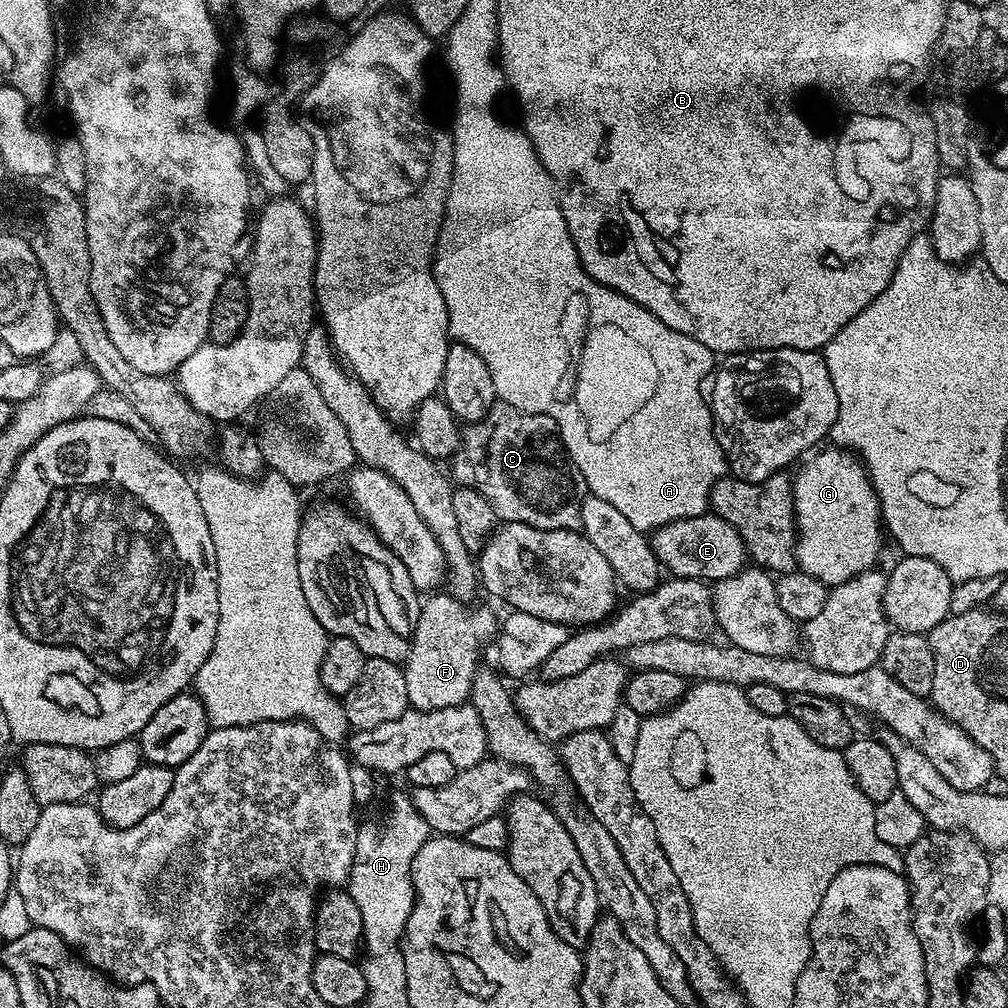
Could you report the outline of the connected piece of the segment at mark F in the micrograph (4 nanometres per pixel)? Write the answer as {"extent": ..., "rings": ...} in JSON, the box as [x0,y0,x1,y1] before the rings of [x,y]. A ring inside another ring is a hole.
{"extent":[403,594,498,712],"rings":[[[432,594],[427,597],[420,617],[415,617],[408,659],[403,665],[406,678],[408,702],[413,709],[433,712],[439,708],[449,708],[465,703],[472,695],[472,680],[476,677],[480,660],[480,647],[498,632],[498,616],[488,608],[468,608],[465,601],[456,600],[451,594]]]}

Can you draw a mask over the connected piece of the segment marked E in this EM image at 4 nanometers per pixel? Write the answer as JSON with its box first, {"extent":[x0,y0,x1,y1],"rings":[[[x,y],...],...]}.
{"extent":[650,514,746,582],"rings":[[[705,514],[694,518],[682,518],[651,533],[650,543],[654,554],[660,559],[661,565],[668,568],[673,577],[682,580],[703,580],[715,582],[725,580],[734,574],[744,571],[746,567],[746,553],[744,543],[723,518],[715,514]]]}

